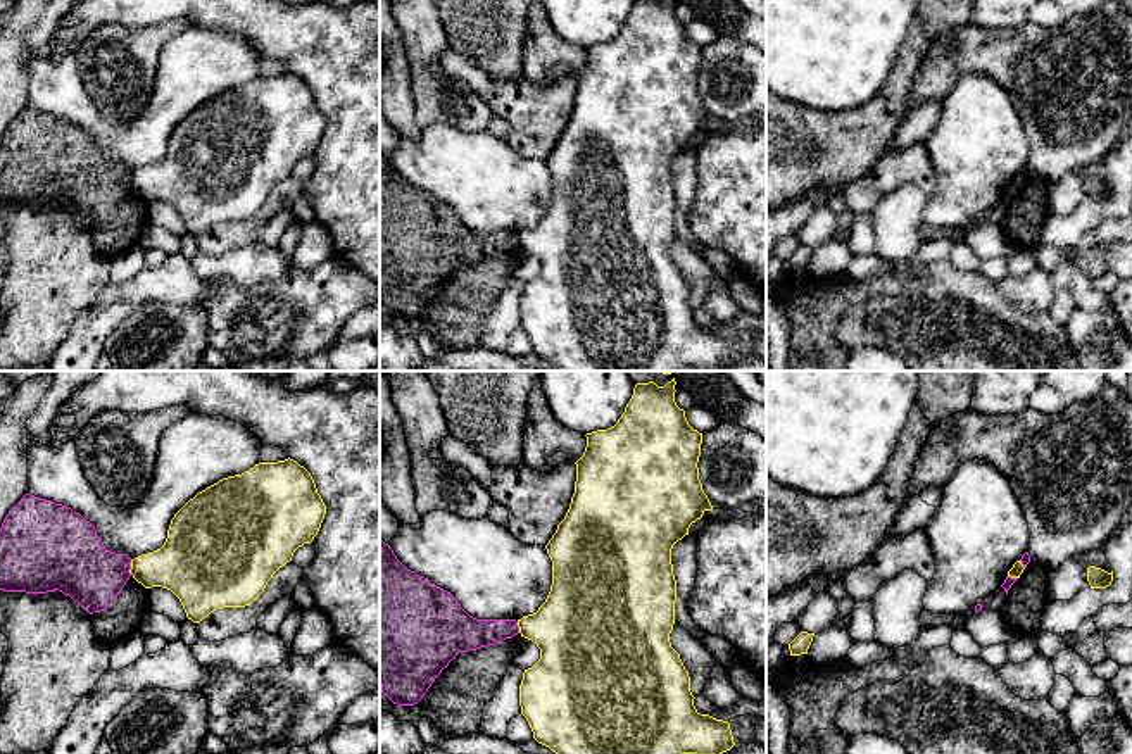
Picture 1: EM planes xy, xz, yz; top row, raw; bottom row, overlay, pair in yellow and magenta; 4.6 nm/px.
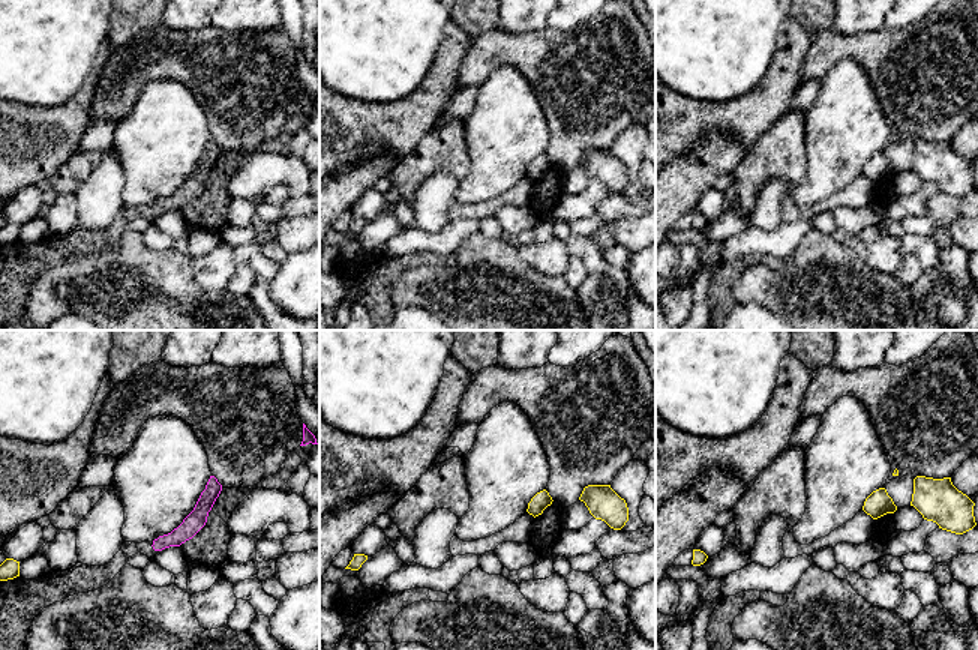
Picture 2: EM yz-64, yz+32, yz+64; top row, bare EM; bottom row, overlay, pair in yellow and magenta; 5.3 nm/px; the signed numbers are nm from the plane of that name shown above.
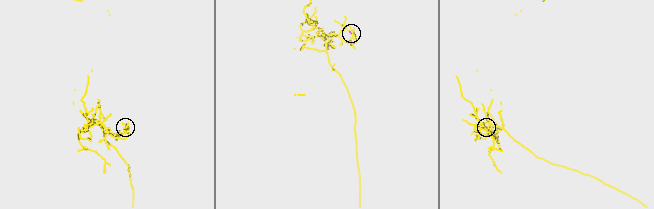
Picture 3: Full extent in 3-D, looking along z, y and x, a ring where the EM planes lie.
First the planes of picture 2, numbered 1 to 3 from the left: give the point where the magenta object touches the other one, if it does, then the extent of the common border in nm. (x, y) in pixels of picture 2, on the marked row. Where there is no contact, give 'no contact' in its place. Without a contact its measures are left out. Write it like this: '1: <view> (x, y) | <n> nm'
1: no contact
2: no contact
3: no contact

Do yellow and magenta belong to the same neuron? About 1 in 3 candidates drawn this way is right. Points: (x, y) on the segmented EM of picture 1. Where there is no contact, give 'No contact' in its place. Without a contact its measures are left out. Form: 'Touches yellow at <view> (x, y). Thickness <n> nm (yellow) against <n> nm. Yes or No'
Touches yellow at xy (132, 566). Thickness 280 nm (yellow) against 300 nm. No

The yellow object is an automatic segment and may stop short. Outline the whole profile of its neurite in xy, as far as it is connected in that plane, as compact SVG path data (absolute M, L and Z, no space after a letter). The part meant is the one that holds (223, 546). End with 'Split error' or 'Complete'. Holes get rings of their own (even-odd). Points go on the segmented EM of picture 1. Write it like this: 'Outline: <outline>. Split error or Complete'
Outline: M293 459L259 462L248 471L219 480L198 492L171 519L164 545L131 561L129 573L145 588L162 587L181 602L186 618L200 623L216 609L250 606L273 575L292 561L293 552L311 544L326 514L311 473Z. Complete

